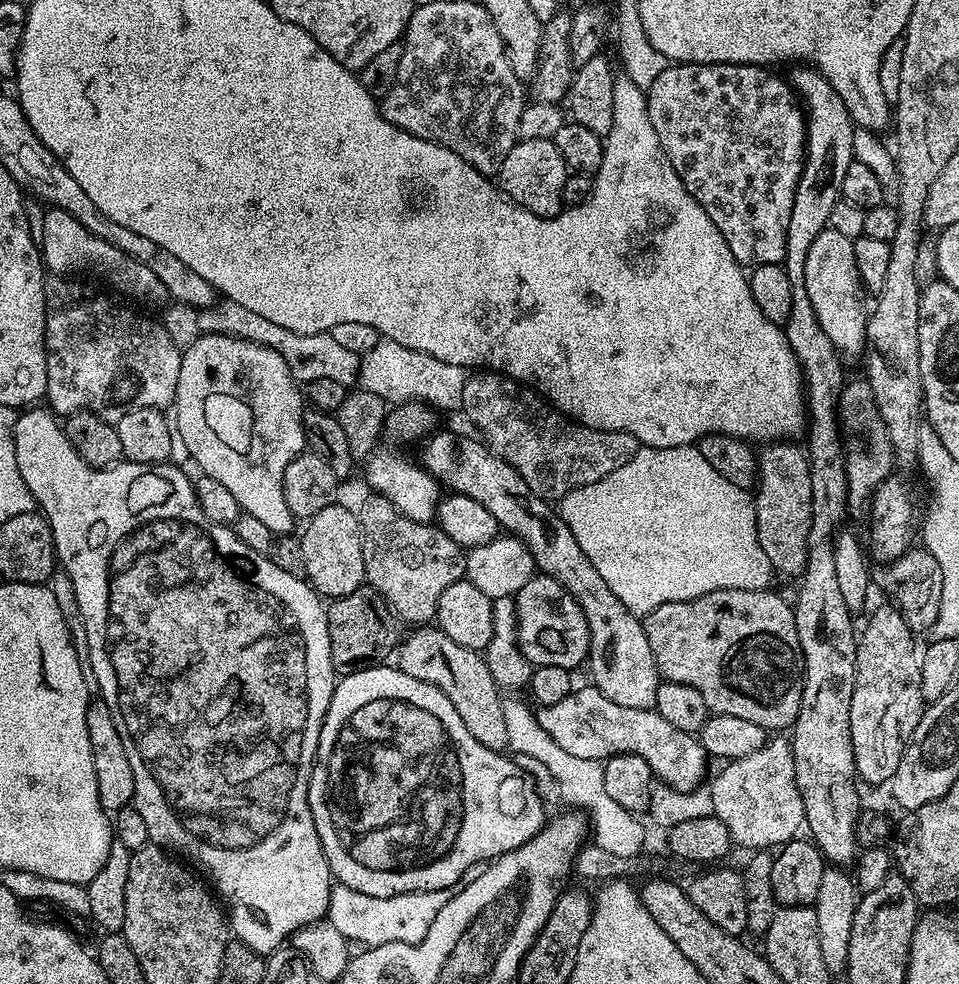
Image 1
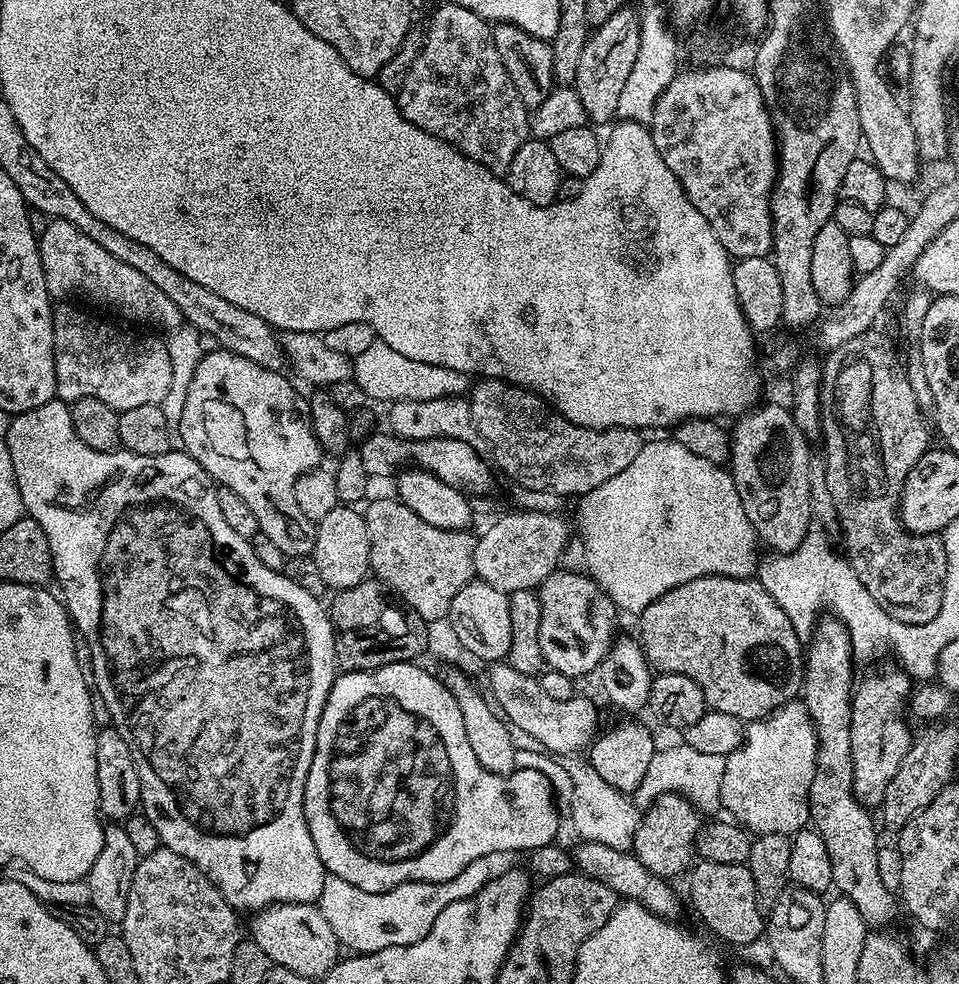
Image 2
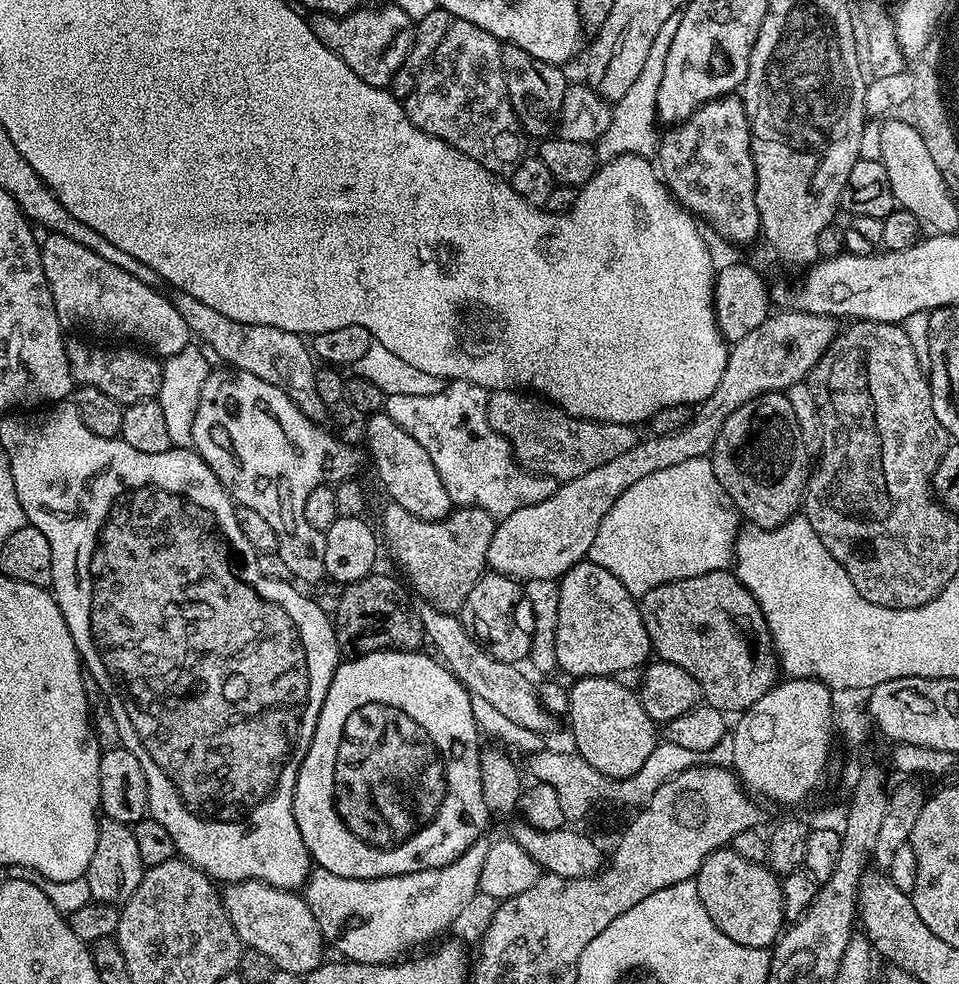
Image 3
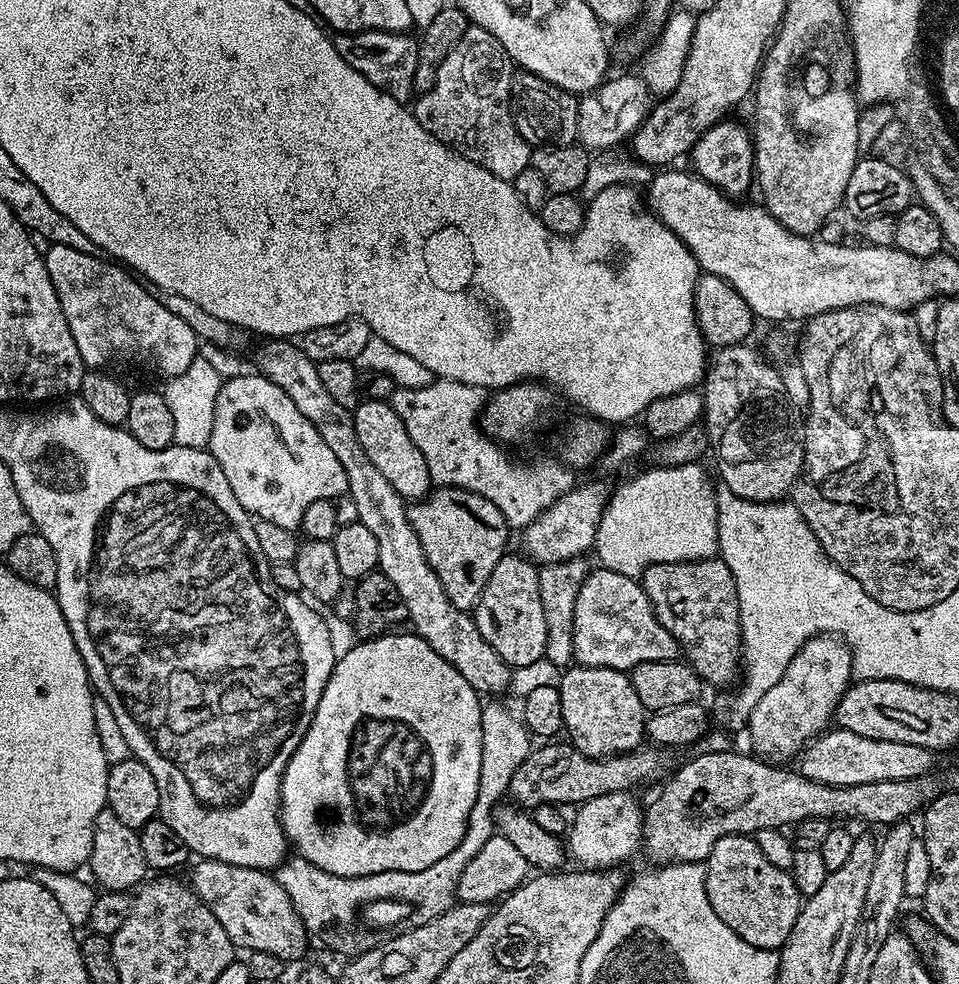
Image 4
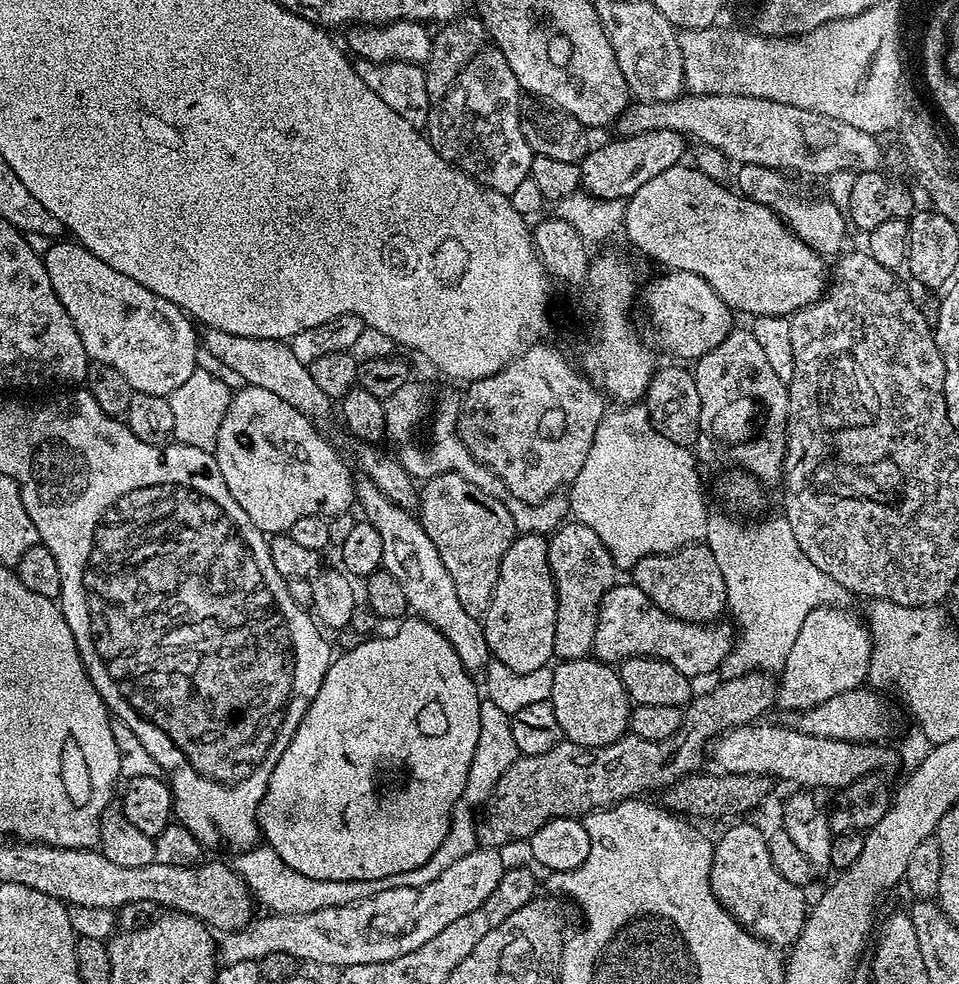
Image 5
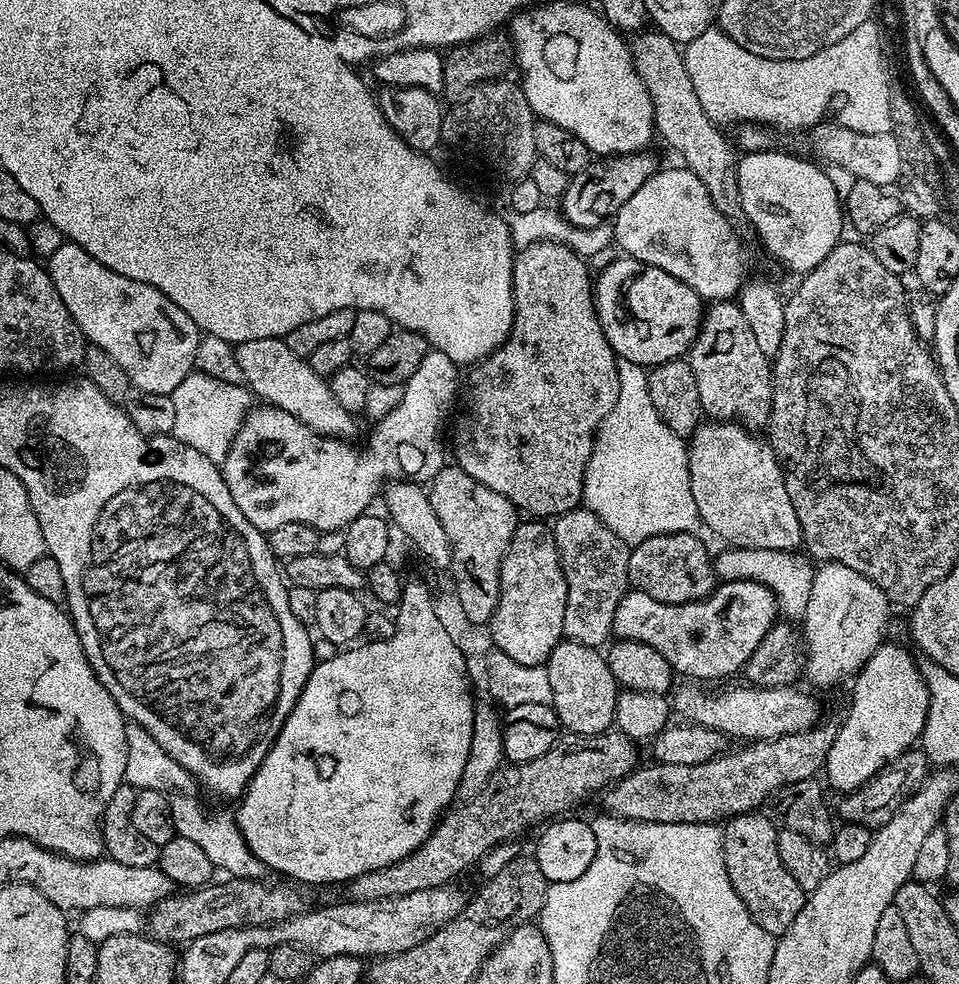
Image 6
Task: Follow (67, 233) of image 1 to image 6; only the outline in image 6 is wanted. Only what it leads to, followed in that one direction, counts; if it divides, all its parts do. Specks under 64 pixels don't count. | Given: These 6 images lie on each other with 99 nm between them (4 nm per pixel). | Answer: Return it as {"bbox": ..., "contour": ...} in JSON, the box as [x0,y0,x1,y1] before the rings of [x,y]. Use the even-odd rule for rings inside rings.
{"bbox":[46,242,202,396],"contour":[[[71,242],[62,243],[46,260],[46,267],[54,282],[54,290],[58,290],[62,302],[66,302],[66,310],[70,310],[70,318],[78,322],[78,330],[82,330],[85,341],[93,348],[106,350],[106,354],[110,354],[110,358],[114,358],[114,362],[126,370],[133,389],[171,396],[182,378],[194,370],[195,352],[202,337],[200,327],[178,306],[174,306],[174,302],[162,294],[162,290],[102,266],[102,262],[86,254],[82,246]]]}

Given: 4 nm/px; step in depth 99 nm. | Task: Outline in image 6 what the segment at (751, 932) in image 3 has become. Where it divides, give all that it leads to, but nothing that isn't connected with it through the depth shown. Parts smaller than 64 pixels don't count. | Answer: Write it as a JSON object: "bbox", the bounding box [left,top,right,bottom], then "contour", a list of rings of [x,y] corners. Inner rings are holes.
{"bbox":[723,810,806,938],"contour":[[[760,810],[747,812],[741,816],[732,817],[723,825],[724,861],[726,862],[726,874],[730,874],[730,882],[738,898],[742,898],[746,910],[750,910],[754,922],[758,922],[758,926],[762,926],[762,930],[766,930],[771,936],[779,938],[790,926],[790,922],[798,918],[806,899],[806,893],[802,890],[802,886],[798,886],[798,882],[794,882],[790,870],[782,866],[782,858],[778,858],[777,825],[772,825],[771,818],[763,816],[762,813],[763,811]]]}

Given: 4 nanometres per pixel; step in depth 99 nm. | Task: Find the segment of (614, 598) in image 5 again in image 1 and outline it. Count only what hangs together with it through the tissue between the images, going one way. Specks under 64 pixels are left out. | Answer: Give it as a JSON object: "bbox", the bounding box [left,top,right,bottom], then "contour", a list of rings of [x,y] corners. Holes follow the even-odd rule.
{"bbox":[516,574,590,670],"contour":[[[537,574],[518,590],[516,601],[516,641],[520,644],[522,654],[535,667],[562,666],[569,670],[583,665],[588,658],[590,646],[590,630],[586,622],[586,614],[582,614],[582,606],[574,602],[574,598],[554,578]]]}

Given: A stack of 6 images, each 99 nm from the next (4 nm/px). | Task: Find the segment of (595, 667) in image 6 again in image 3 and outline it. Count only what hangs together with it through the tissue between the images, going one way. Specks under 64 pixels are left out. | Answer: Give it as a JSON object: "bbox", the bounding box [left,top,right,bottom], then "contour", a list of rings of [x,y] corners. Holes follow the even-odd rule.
{"bbox":[566,676,658,779],"contour":[[[582,676],[571,685],[568,694],[568,715],[566,723],[572,727],[572,740],[575,751],[580,754],[594,768],[609,776],[610,779],[630,778],[646,763],[646,758],[658,743],[658,725],[656,721],[646,714],[639,695],[632,692],[624,684],[619,684],[619,679],[611,676]]]}

